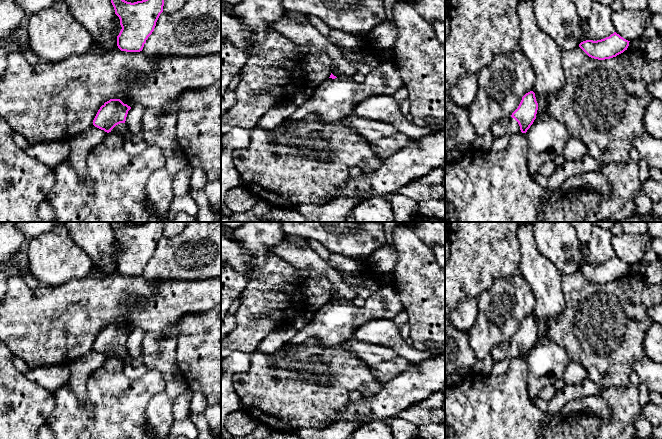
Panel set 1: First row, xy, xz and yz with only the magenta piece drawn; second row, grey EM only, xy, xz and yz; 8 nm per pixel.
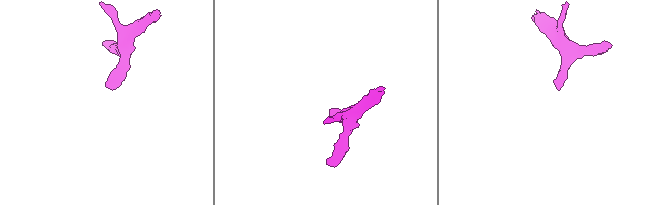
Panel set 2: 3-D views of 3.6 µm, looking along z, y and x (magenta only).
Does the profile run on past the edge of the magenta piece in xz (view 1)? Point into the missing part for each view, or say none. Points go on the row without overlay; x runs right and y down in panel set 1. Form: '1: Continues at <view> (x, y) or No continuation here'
1: No continuation here

